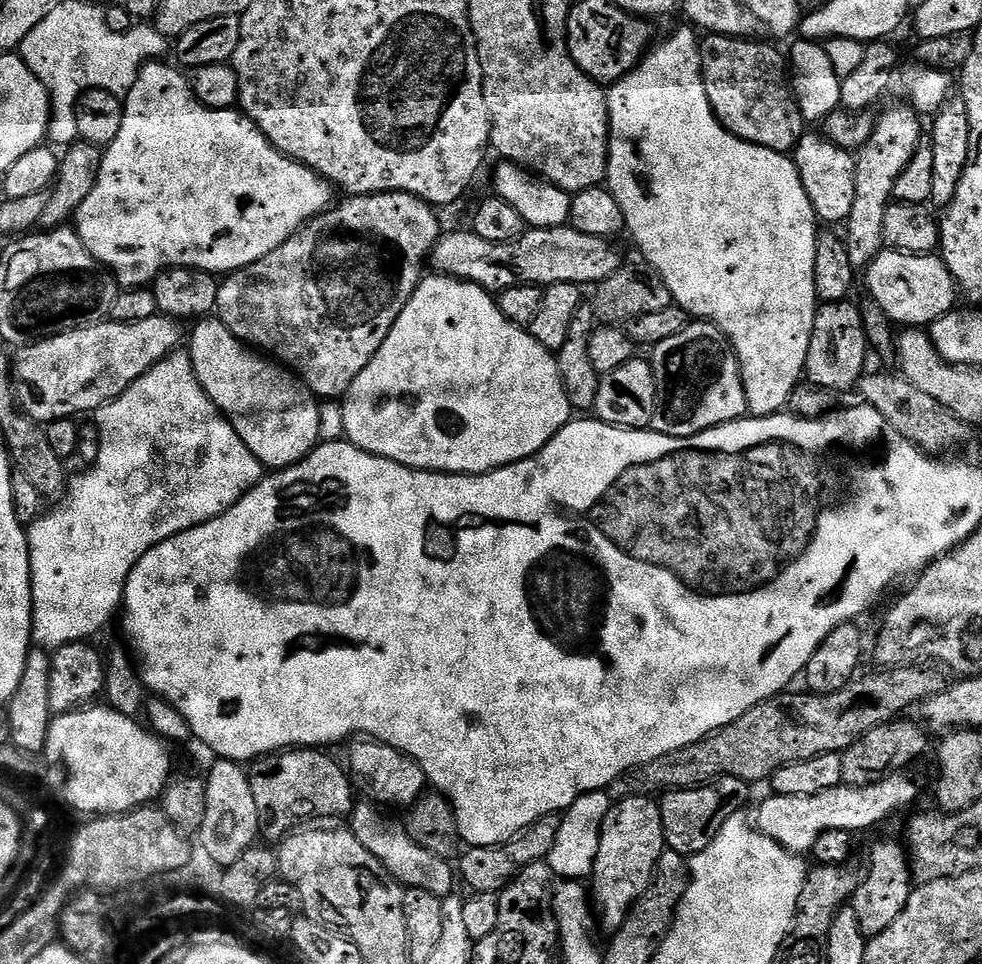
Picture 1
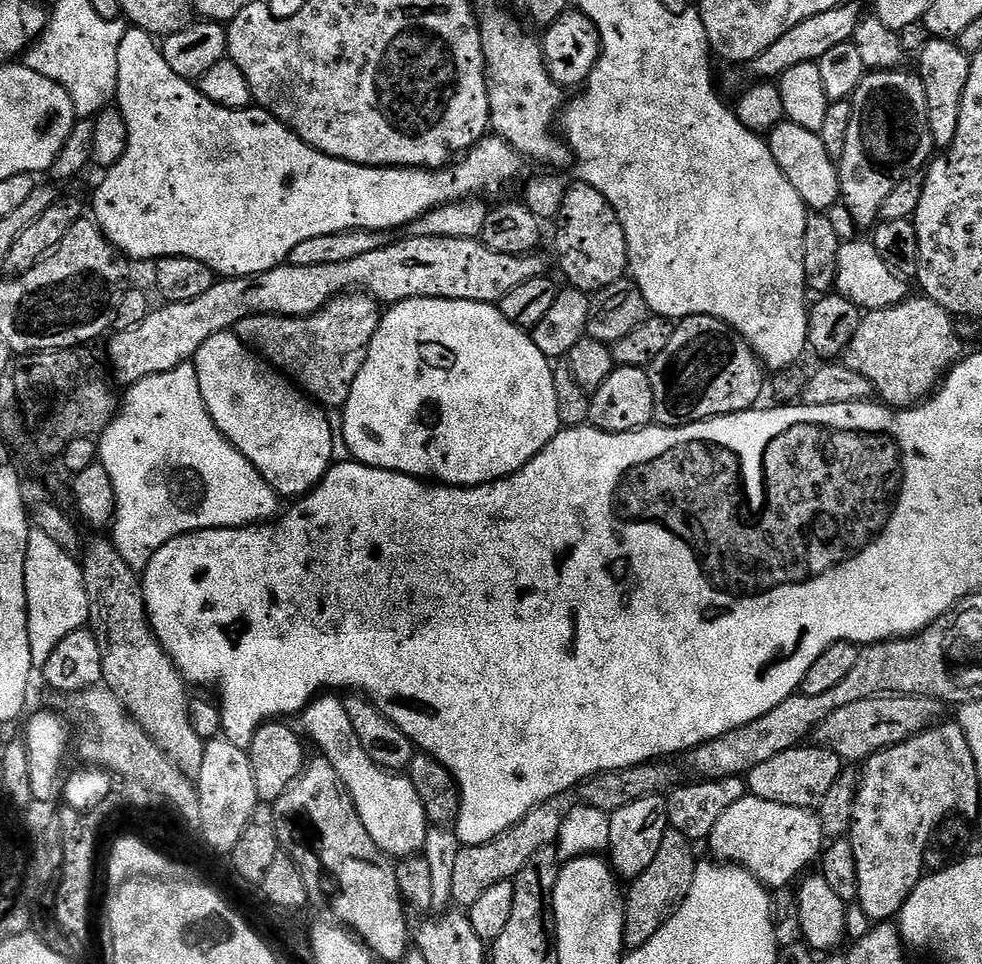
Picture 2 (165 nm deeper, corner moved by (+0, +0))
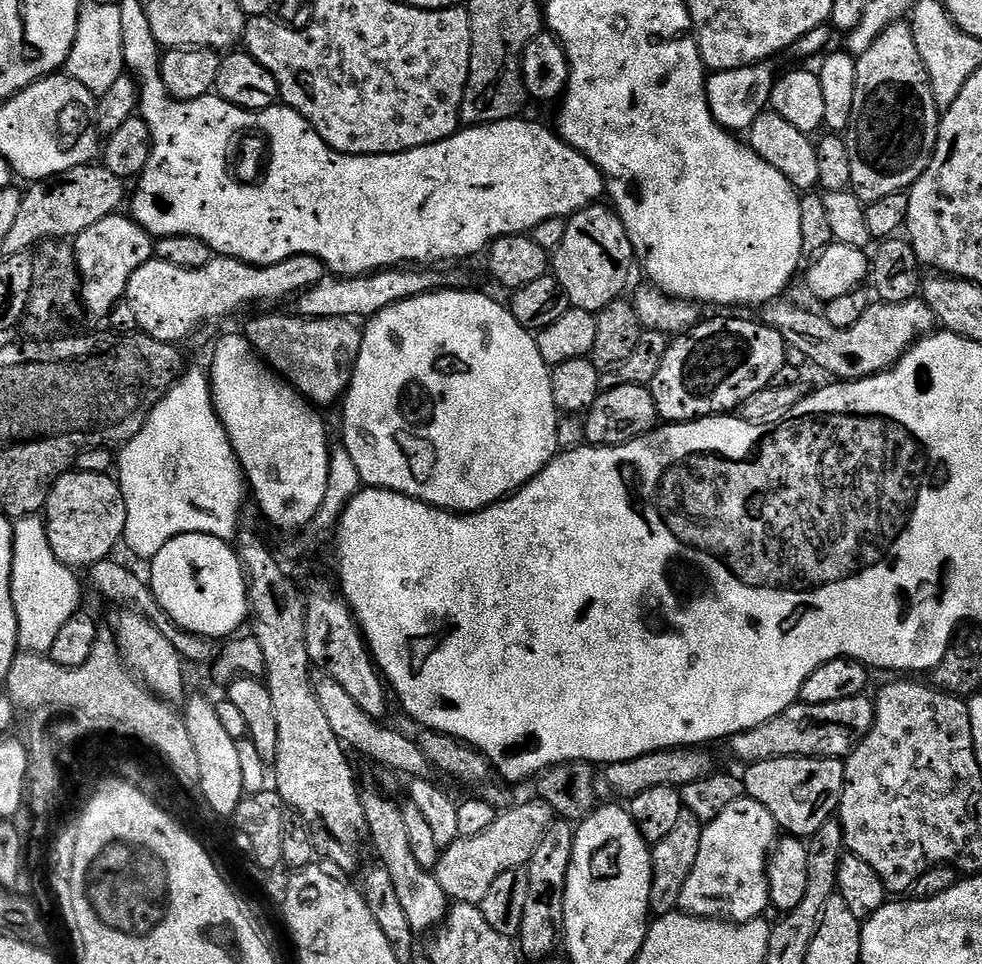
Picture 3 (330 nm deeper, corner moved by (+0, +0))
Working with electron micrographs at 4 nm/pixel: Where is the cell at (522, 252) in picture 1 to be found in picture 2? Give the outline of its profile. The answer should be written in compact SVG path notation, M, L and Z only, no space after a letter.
M405 235L404 240L389 242L382 250L370 250L370 254L362 254L358 258L350 258L350 262L330 262L330 266L294 266L287 262L277 268L266 270L257 276L234 276L220 278L202 298L194 298L194 302L165 303L153 307L145 320L134 330L116 332L108 344L108 356L111 371L121 385L137 384L142 378L150 378L154 374L166 374L178 366L189 363L198 354L202 342L206 338L214 338L214 334L235 329L238 322L251 316L291 316L303 318L313 316L323 310L331 300L345 294L363 294L384 306L401 304L407 300L418 298L438 298L439 300L465 300L479 304L499 305L510 290L522 286L522 282L530 282L530 278L545 275L544 260L540 254L531 256L515 256L514 254L494 254L478 238L418 238Z

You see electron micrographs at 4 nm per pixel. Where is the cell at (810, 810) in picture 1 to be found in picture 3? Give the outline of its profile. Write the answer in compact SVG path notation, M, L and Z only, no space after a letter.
M745 798L738 802L733 802L731 806L726 806L726 810L722 810L722 814L718 814L718 818L709 820L703 825L703 830L702 846L698 846L698 858L694 858L694 866L690 870L690 878L686 878L686 882L682 886L679 907L687 912L688 915L698 916L705 920L726 920L733 924L744 924L747 920L761 919L765 915L764 911L769 911L770 908L768 899L768 856L772 852L772 845L778 839L778 829L774 814L770 814L770 810L766 810L766 806L762 806L762 802Z

